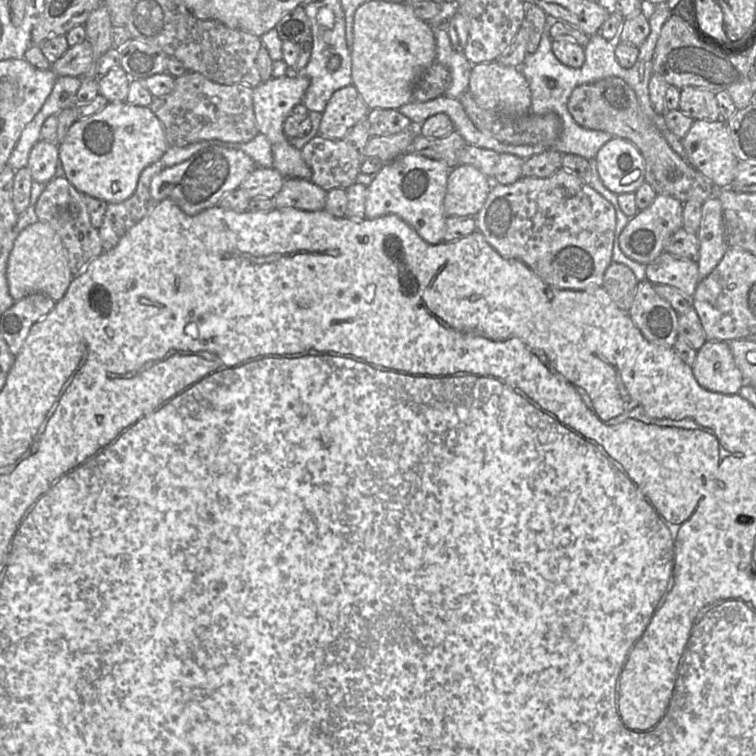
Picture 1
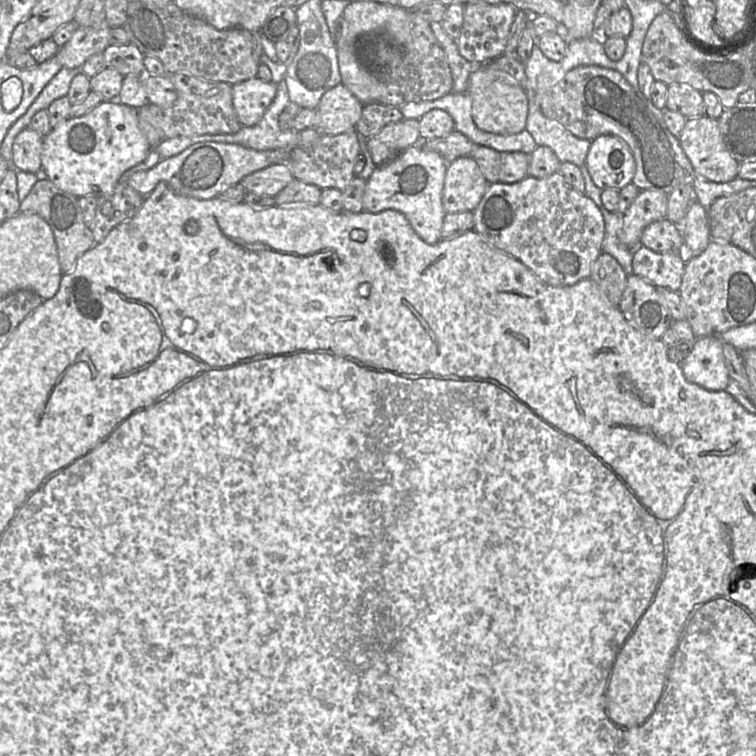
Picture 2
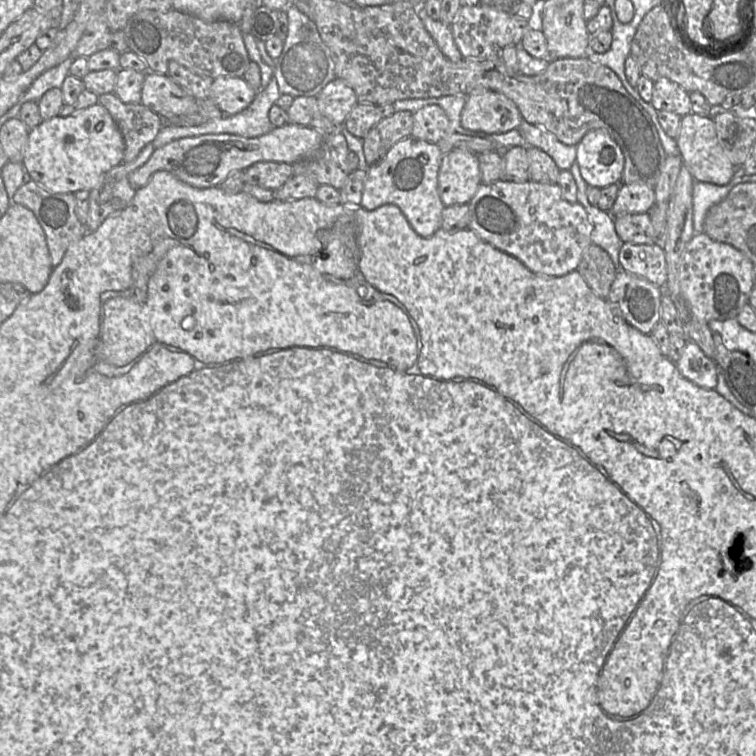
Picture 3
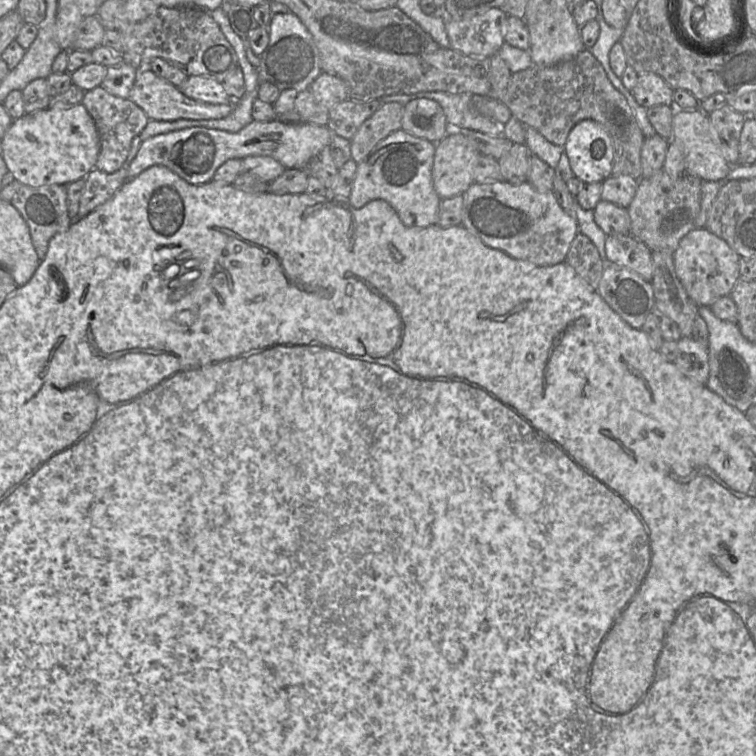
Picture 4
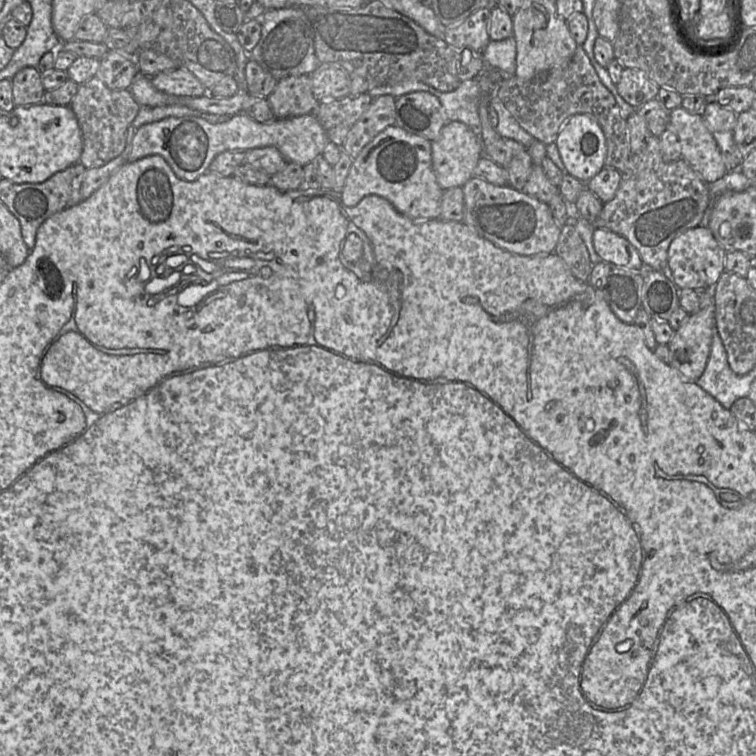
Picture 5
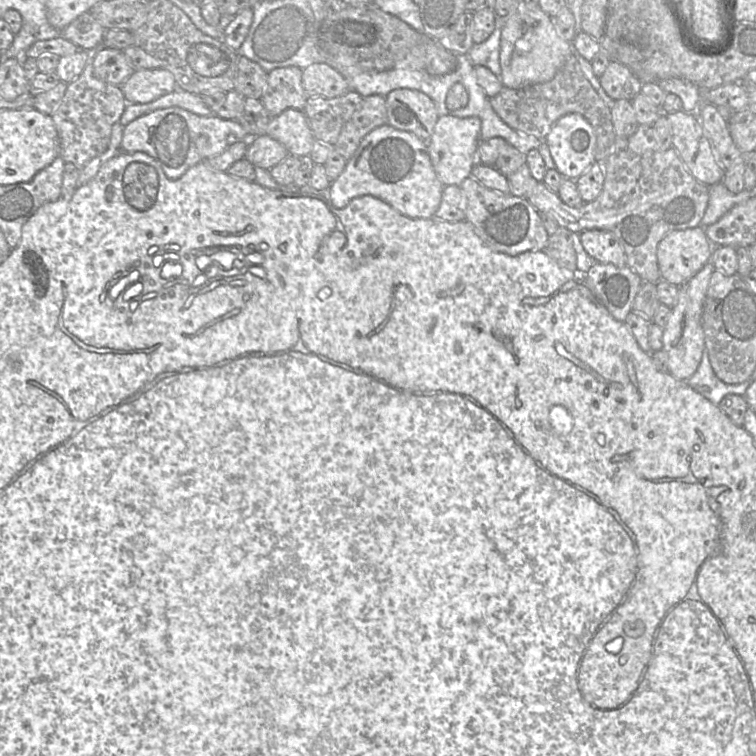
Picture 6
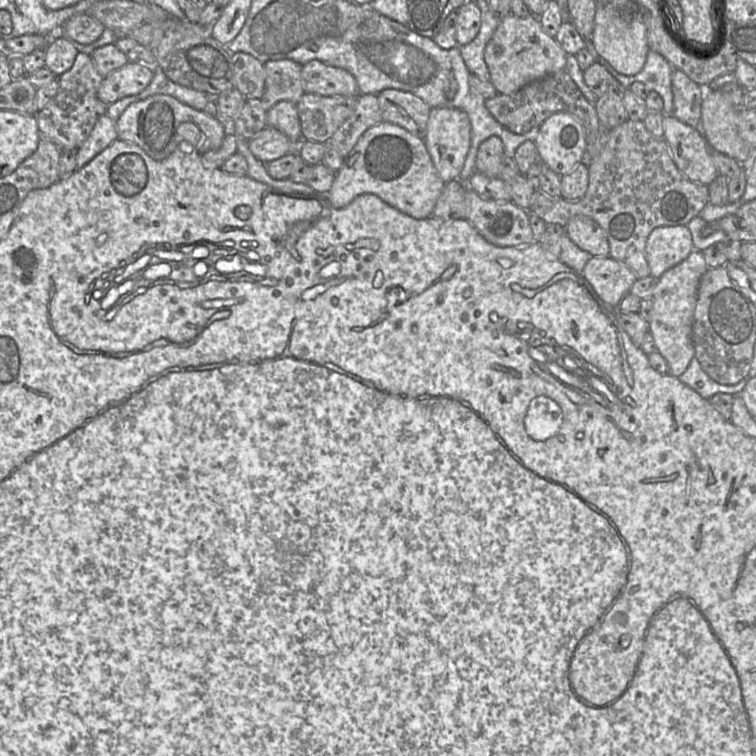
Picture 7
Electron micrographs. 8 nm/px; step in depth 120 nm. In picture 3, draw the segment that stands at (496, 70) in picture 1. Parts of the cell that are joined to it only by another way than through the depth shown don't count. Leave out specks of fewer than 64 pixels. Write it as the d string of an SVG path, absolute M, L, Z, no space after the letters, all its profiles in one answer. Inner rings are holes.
M488 89L472 91L461 112L464 128L489 134L518 129L522 119L518 107L511 99Z

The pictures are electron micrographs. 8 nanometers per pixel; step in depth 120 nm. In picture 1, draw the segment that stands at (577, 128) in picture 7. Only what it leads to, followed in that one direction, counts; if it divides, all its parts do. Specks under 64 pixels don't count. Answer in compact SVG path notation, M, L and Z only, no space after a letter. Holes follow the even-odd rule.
M613 137L595 156L598 175L603 185L615 194L636 192L645 182L645 160L630 141Z

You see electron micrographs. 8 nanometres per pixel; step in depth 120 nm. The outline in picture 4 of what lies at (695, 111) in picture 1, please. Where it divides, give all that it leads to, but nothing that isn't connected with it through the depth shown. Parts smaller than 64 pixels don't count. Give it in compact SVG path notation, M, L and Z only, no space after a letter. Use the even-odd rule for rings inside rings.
M652 73L638 75L637 84L631 90L638 104L645 108L672 106L674 89L664 79Z

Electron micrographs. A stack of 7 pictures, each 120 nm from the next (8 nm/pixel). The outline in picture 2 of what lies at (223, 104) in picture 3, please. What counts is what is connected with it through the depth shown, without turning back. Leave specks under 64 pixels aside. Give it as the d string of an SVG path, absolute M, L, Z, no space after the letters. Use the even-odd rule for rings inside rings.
M254 77L232 85L233 106L242 126L253 126L263 117L277 92L277 84Z

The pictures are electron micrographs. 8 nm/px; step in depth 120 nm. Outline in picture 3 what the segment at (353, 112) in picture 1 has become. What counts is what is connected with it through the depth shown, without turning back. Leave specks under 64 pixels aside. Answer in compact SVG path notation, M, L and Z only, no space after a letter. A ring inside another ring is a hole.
M342 79L330 81L316 96L322 113L336 126L342 126L358 104L354 90Z

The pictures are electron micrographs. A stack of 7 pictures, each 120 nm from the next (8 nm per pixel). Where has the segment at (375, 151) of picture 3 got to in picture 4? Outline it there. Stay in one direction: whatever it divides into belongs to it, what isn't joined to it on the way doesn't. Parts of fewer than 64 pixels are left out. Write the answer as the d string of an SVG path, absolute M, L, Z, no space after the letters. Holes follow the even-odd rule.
M397 102L382 104L350 140L351 157L358 164L373 148L392 132L402 128L403 105Z

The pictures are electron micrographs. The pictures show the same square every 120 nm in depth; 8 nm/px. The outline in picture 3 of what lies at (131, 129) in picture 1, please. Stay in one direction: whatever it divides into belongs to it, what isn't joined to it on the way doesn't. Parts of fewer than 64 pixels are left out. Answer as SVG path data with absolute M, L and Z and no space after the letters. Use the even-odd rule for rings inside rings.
M97 103L70 116L55 116L30 129L22 161L29 178L54 193L91 191L103 175L123 163L125 143L109 111Z

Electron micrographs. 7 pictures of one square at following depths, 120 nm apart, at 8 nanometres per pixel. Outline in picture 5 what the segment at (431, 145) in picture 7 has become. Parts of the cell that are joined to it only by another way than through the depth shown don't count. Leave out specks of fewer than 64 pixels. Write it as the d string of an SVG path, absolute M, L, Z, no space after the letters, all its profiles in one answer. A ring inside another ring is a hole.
M459 121L447 122L439 136L432 141L432 165L436 180L443 190L462 187L474 176L479 160L484 156L484 143L479 130Z

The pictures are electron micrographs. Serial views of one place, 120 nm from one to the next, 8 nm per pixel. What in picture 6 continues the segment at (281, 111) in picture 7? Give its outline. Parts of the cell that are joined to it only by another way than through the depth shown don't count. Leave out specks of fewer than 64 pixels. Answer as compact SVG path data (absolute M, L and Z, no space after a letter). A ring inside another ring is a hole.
M286 109L272 117L263 134L278 140L297 157L309 156L316 141L304 112L298 109Z

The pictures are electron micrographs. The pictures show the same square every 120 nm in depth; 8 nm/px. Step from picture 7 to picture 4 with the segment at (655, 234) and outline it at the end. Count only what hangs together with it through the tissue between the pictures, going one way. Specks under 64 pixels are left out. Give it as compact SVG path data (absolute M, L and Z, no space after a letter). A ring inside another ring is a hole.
M693 228L673 252L676 275L688 297L697 306L710 307L715 301L729 296L740 278L740 256L721 238L705 228Z

